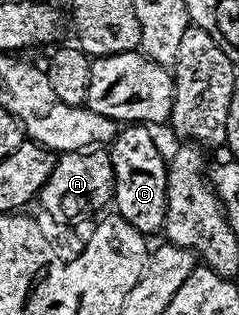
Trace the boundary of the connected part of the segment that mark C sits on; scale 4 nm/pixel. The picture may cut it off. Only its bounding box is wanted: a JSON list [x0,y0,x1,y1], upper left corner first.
[108,123,167,234]

